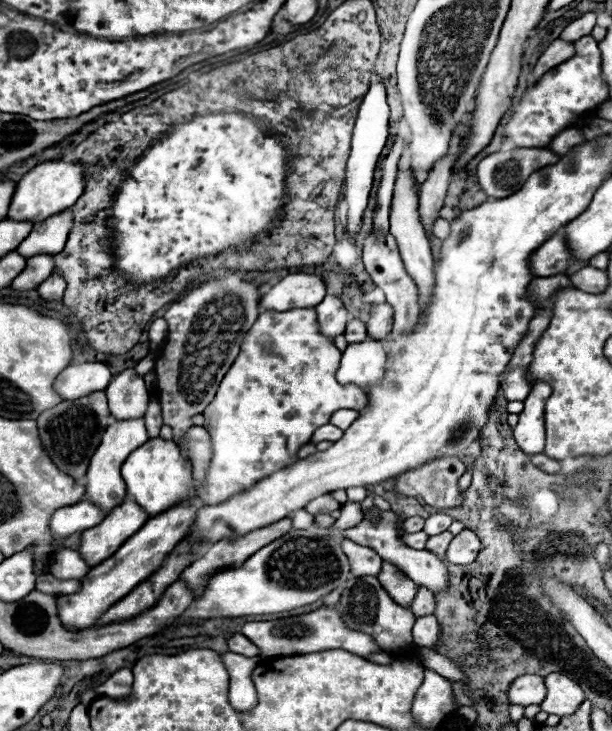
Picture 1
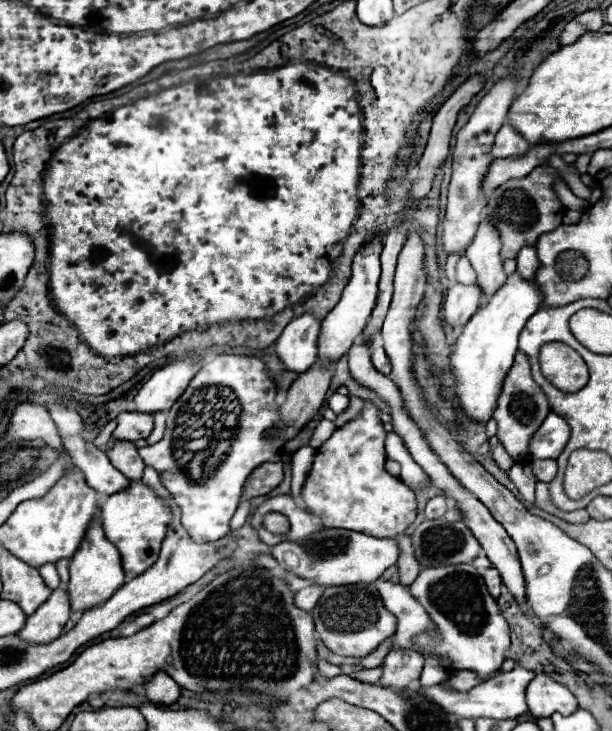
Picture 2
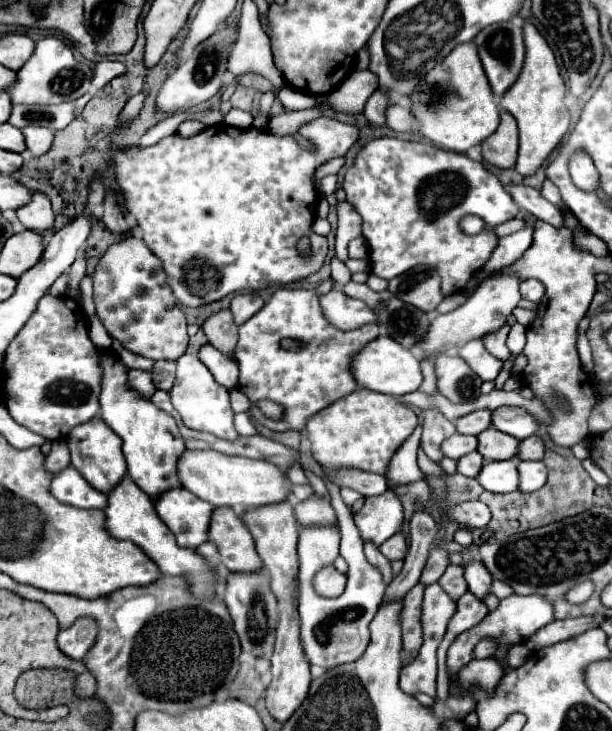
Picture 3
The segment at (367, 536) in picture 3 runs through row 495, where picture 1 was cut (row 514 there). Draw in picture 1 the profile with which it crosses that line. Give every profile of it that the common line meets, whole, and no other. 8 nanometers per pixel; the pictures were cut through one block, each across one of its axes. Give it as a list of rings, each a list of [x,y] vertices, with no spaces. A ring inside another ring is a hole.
[[[380,512],[380,522],[376,526],[368,526],[368,522],[360,522],[358,526],[344,530],[342,536],[350,538],[354,542],[360,542],[364,546],[372,546],[382,556],[382,560],[398,566],[408,578],[412,578],[418,586],[428,588],[432,594],[444,592],[448,588],[448,568],[446,568],[444,560],[428,550],[412,550],[412,548],[404,546],[396,538],[396,526],[398,526],[396,522],[398,522],[398,516],[394,512]]]

